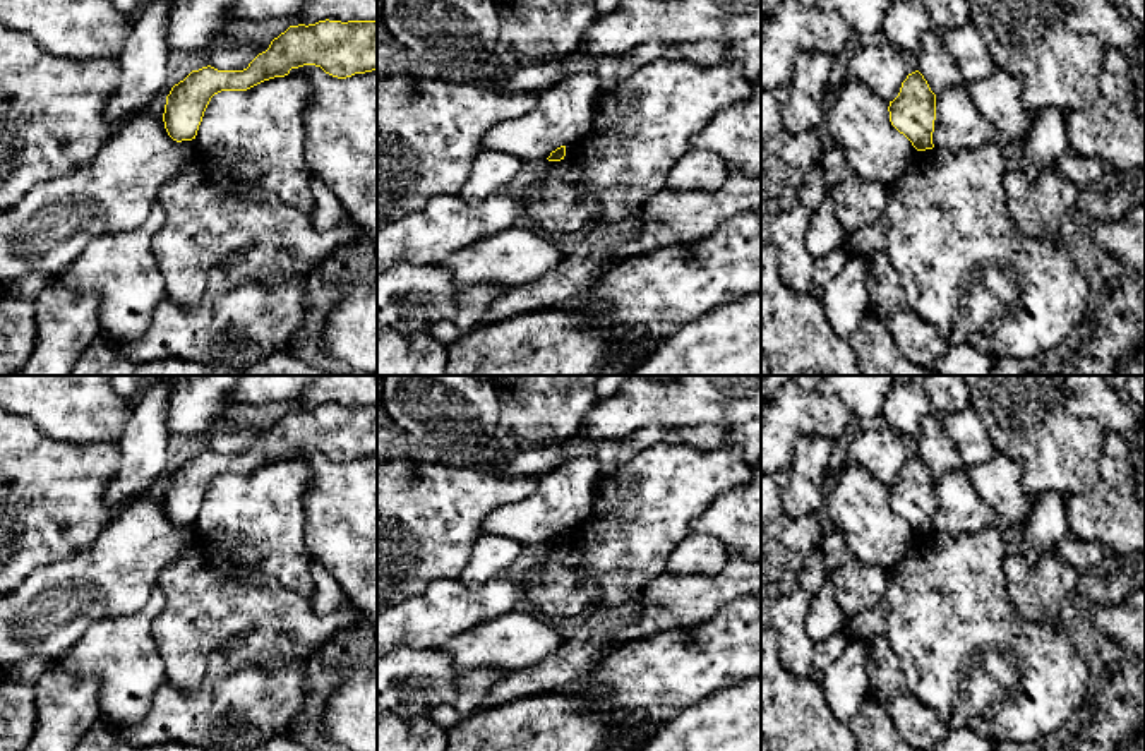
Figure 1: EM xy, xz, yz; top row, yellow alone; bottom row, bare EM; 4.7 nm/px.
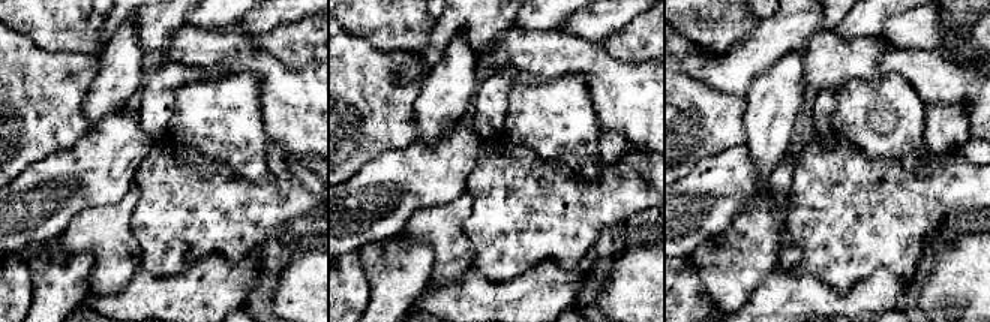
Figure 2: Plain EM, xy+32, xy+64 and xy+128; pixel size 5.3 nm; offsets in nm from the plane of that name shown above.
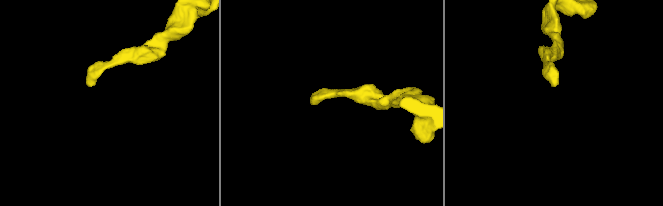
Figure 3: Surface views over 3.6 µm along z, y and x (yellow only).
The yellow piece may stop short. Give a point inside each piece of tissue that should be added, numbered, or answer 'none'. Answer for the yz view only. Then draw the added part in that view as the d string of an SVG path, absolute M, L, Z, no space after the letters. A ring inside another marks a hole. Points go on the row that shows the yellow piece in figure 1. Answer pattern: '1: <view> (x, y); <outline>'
none

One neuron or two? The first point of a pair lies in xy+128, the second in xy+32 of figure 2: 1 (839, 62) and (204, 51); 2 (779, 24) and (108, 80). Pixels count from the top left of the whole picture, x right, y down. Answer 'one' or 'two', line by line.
1: one
2: two

